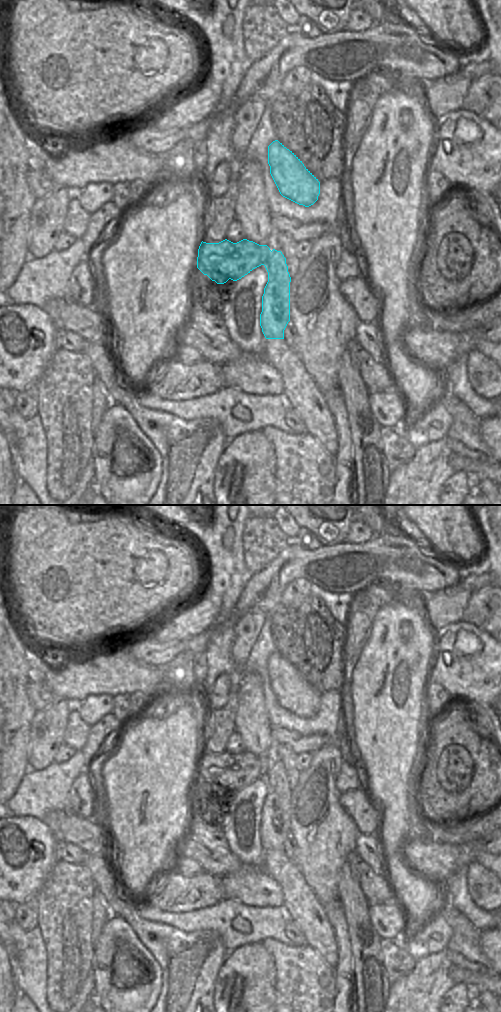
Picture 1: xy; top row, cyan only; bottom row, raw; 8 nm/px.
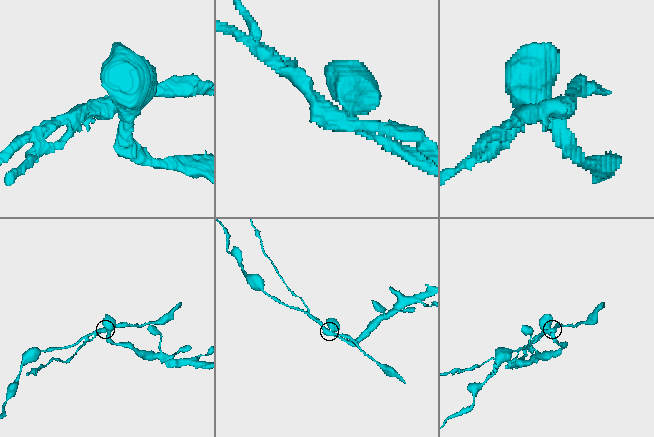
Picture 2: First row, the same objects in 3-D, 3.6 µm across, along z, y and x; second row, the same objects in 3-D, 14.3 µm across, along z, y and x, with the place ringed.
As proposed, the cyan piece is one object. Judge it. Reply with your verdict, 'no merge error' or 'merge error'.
merge error

